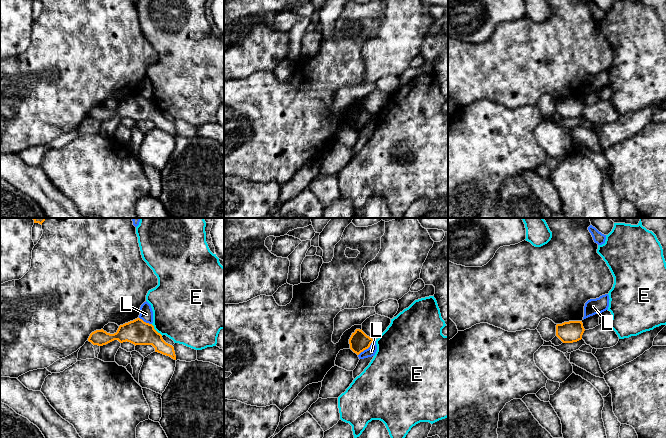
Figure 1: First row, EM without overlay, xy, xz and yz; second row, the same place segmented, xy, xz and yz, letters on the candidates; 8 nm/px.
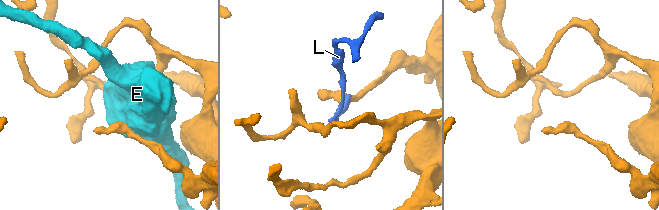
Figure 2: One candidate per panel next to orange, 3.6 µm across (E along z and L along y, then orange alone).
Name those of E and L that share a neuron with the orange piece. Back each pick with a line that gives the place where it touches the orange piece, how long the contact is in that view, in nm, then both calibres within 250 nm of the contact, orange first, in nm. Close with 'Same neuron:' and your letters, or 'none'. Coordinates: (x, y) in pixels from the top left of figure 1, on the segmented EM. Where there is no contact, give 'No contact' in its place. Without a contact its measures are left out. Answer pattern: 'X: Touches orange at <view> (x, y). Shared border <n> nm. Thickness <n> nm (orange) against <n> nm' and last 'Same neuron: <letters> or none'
Same neuron: none

